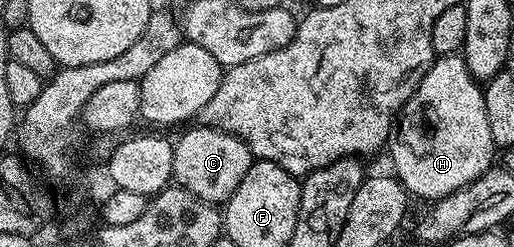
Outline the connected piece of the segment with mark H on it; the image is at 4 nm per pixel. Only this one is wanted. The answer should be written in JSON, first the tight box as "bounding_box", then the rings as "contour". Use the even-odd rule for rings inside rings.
{"bounding_box":[388,55,496,199],"contour":[[[438,55],[428,67],[424,79],[416,91],[404,103],[396,118],[392,136],[388,142],[388,154],[394,160],[396,174],[407,194],[437,199],[447,197],[466,188],[495,164],[496,146],[492,131],[488,131],[488,111],[484,111],[484,89],[475,81],[466,60],[461,55]]]}

